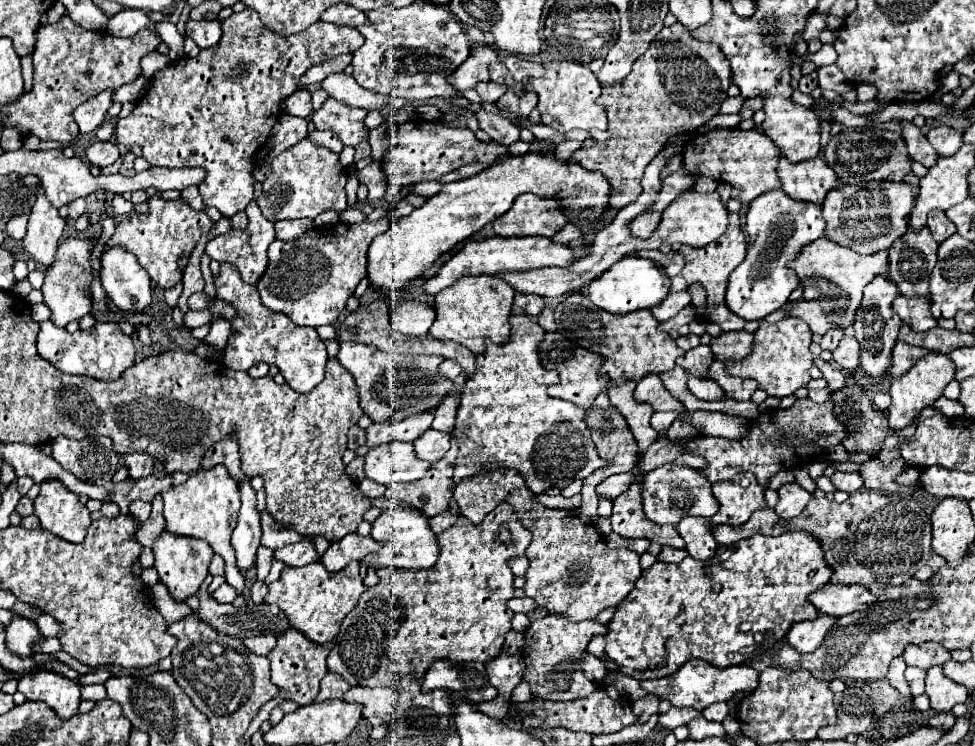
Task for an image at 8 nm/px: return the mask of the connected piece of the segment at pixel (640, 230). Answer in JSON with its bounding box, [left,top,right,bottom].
[631,213,661,239]

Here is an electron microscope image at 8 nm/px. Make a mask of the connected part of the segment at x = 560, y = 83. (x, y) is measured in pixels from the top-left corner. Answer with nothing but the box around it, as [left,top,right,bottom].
[525,61,607,133]

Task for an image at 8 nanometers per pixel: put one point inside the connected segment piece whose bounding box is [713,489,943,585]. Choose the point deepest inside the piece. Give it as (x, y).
(887, 538)

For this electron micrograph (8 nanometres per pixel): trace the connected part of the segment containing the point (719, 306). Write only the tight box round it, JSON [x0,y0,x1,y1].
[679,213,747,331]

